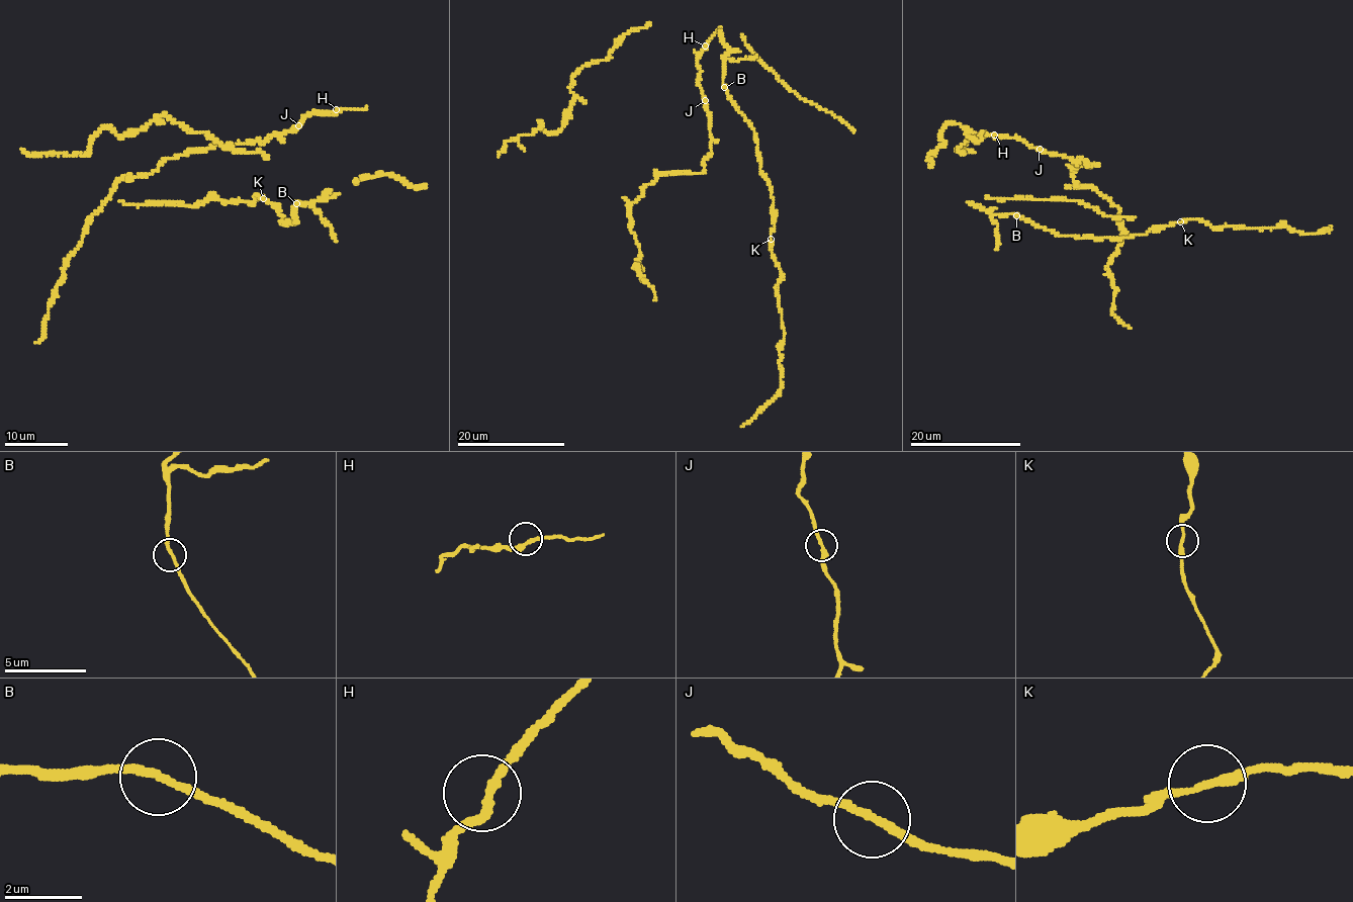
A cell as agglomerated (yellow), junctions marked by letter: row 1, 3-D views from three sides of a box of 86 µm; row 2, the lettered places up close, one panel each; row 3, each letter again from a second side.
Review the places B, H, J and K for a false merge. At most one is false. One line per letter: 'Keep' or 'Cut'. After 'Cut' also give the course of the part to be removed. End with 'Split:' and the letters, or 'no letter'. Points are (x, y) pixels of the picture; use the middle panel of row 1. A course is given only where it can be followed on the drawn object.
B: Keep
H: Keep
J: Keep
K: Keep
Split: no letter

